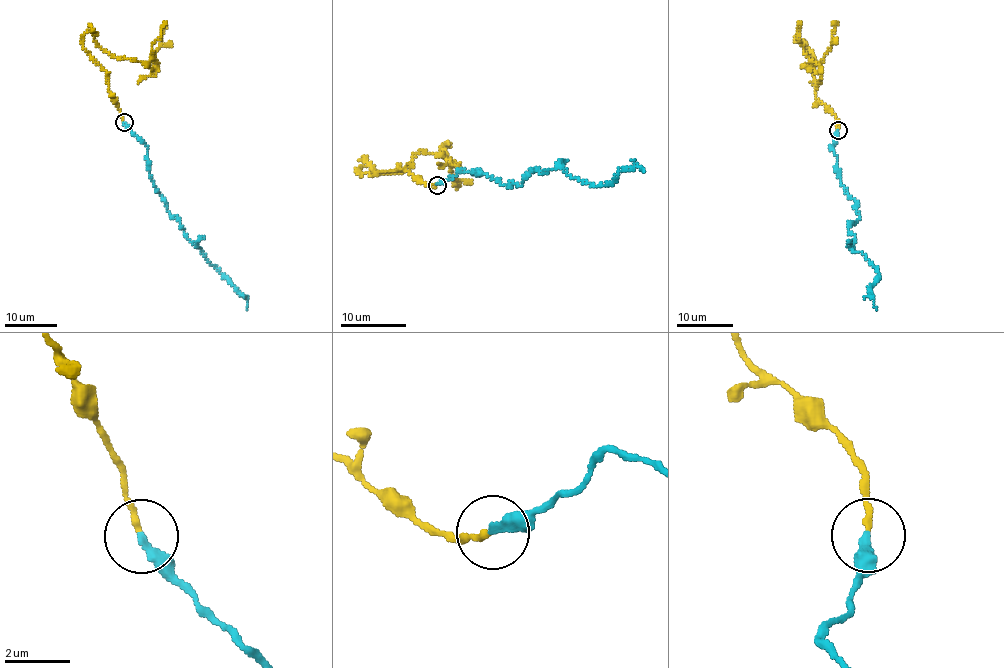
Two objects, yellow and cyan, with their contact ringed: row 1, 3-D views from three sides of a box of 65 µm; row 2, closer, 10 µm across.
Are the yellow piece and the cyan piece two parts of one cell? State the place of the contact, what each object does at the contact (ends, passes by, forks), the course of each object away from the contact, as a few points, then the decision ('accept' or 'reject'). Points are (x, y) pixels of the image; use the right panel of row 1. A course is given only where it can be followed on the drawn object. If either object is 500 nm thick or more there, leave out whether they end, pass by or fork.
at (838, 130); yellow ends there; cyan ends there; yellow runs (837, 129), (835, 113), (815, 95), (802, 40), (816, 62), (802, 66), (820, 67), (804, 53), (799, 21); cyan runs (837, 129), (831, 151), (859, 217), (849, 224), (852, 250), (876, 268), (879, 277), (869, 287), (877, 309); reject

